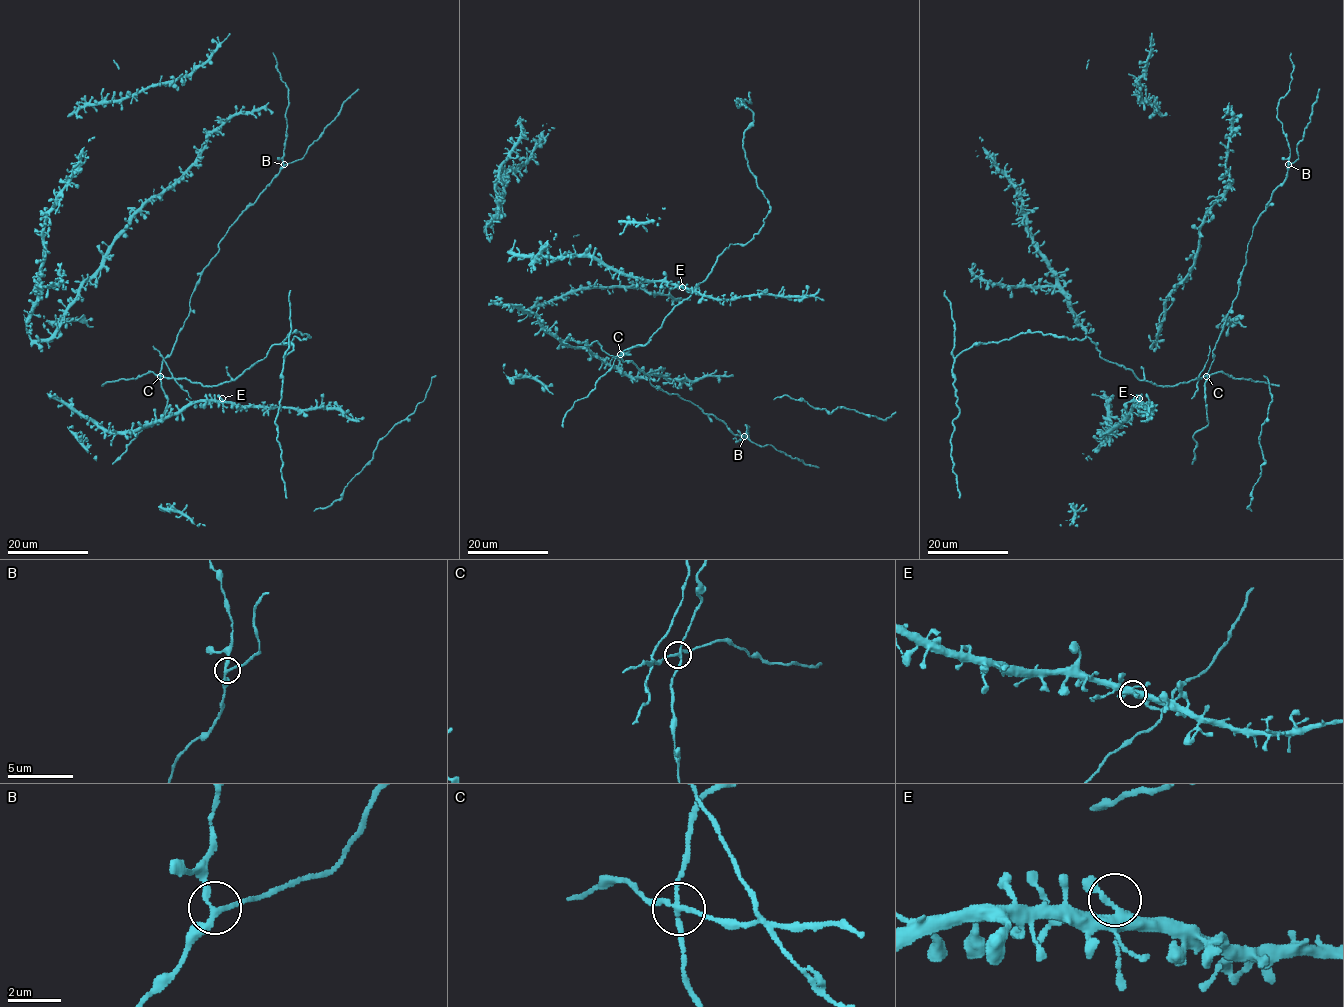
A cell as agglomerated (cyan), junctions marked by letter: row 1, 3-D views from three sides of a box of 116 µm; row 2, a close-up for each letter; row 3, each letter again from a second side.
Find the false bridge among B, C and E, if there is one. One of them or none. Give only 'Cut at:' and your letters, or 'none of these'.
Cut at: C

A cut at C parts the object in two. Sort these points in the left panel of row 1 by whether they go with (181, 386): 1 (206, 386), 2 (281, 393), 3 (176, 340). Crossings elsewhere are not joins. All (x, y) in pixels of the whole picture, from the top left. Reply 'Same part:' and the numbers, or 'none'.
Same part: 1, 2

